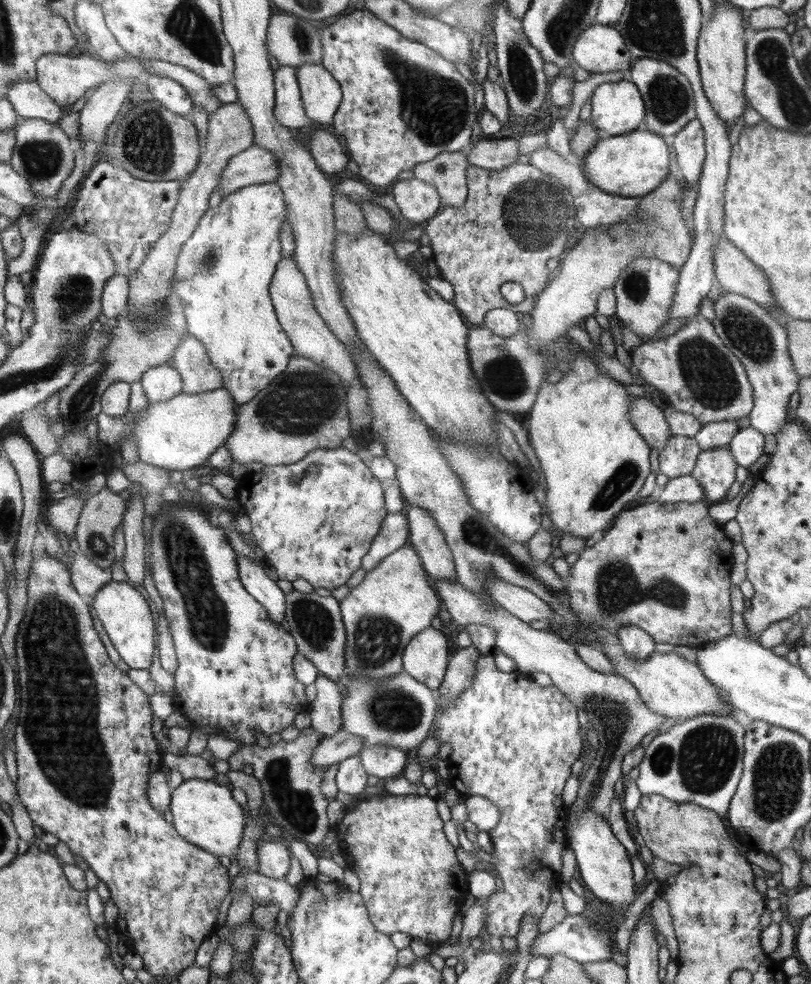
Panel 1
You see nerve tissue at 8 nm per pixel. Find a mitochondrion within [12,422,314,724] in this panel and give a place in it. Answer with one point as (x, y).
(50, 642)

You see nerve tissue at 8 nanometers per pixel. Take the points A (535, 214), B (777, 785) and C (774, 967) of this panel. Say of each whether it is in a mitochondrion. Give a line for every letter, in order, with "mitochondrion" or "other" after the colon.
A: mitochondrion
B: mitochondrion
C: other

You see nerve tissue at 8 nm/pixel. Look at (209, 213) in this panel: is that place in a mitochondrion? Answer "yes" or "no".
no

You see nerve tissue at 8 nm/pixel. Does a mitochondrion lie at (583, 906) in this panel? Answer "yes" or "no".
no

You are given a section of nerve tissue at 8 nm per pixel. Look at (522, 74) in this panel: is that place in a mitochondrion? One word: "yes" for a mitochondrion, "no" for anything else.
yes

